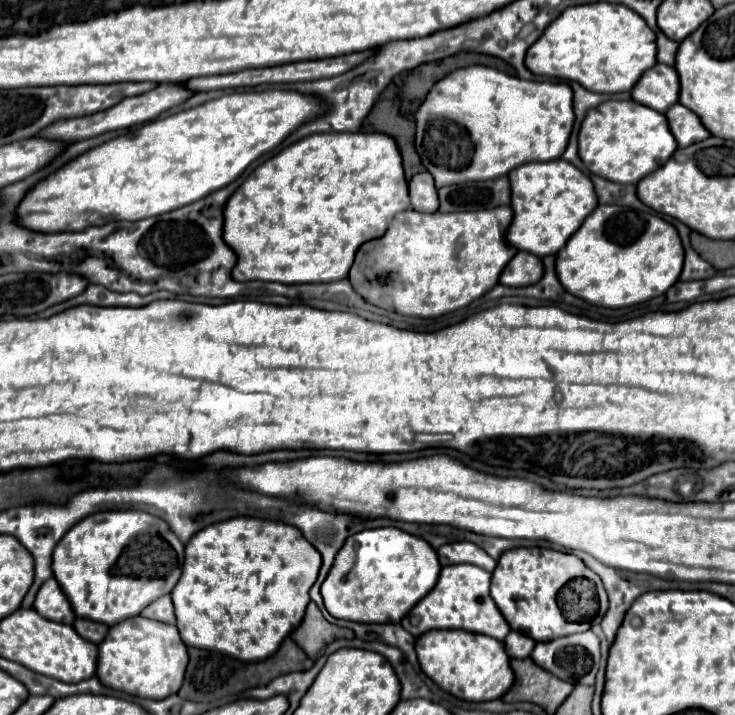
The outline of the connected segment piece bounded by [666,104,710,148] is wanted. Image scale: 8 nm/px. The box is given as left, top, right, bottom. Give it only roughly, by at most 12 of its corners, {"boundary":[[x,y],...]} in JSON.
{"boundary":[[674,104],[666,112],[680,148],[710,134],[692,110]]}

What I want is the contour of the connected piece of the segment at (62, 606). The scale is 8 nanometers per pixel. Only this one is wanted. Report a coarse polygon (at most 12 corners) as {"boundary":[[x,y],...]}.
{"boundary":[[54,578],[36,594],[34,610],[44,618],[72,624],[76,618]]}

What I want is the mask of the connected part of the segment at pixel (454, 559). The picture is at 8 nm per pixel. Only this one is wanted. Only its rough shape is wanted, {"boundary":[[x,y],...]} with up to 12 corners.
{"boundary":[[472,542],[438,548],[442,566],[466,562],[492,572],[496,560]]}

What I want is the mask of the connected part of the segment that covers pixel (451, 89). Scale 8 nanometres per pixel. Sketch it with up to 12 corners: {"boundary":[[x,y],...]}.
{"boundary":[[490,66],[416,112],[436,188],[564,154],[574,94]]}

